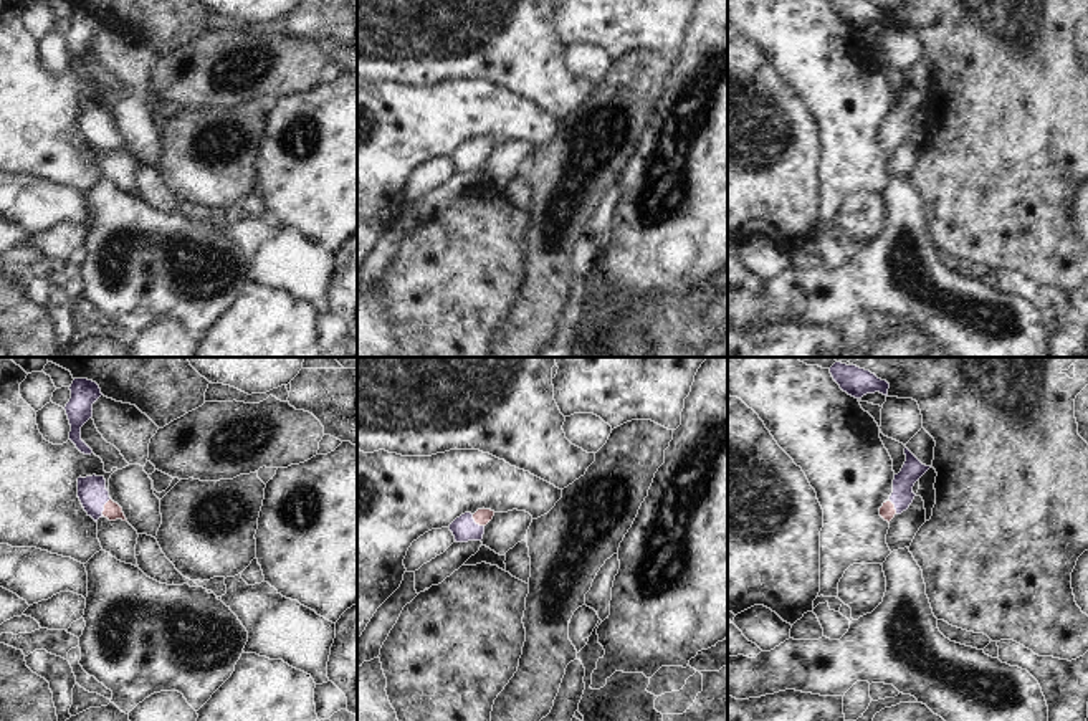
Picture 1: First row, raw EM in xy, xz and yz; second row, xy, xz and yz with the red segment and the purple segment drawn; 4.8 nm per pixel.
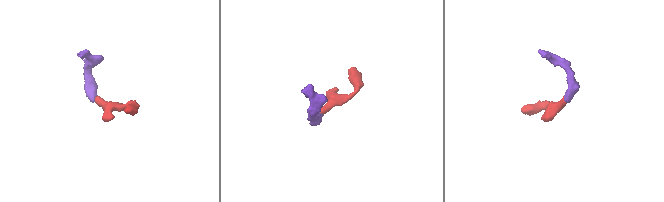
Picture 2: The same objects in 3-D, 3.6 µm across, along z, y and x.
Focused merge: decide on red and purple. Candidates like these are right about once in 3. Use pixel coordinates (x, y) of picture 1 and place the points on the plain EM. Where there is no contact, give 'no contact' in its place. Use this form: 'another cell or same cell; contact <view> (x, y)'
same cell; contact xy (104, 136)

